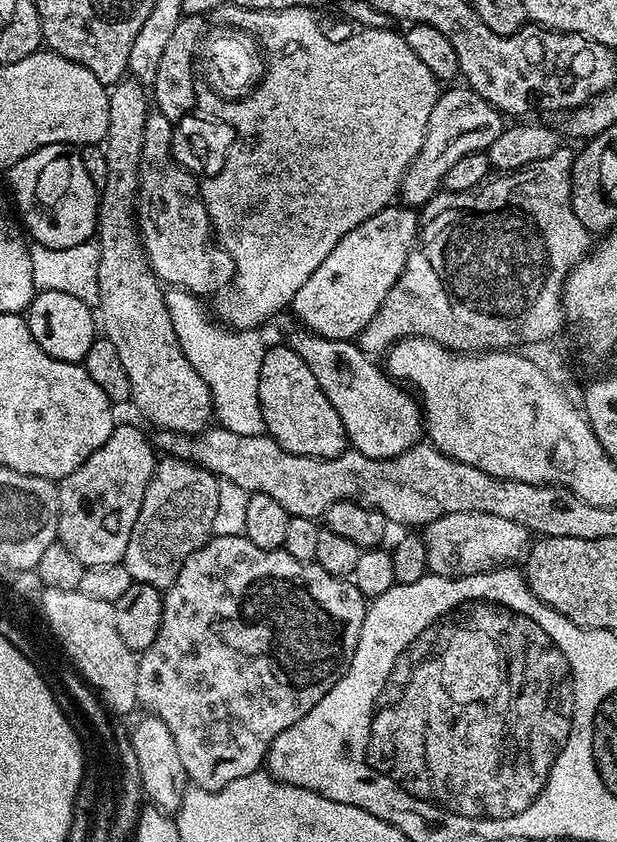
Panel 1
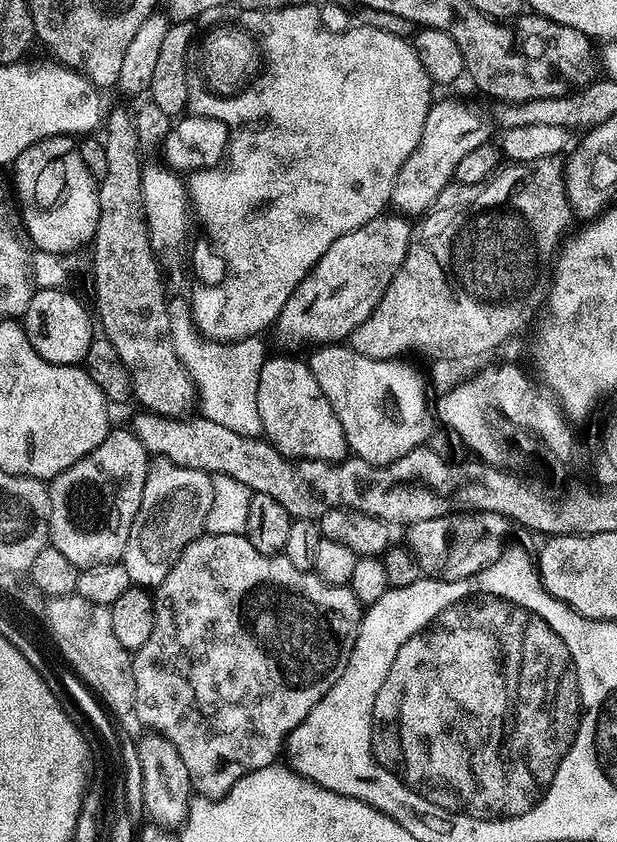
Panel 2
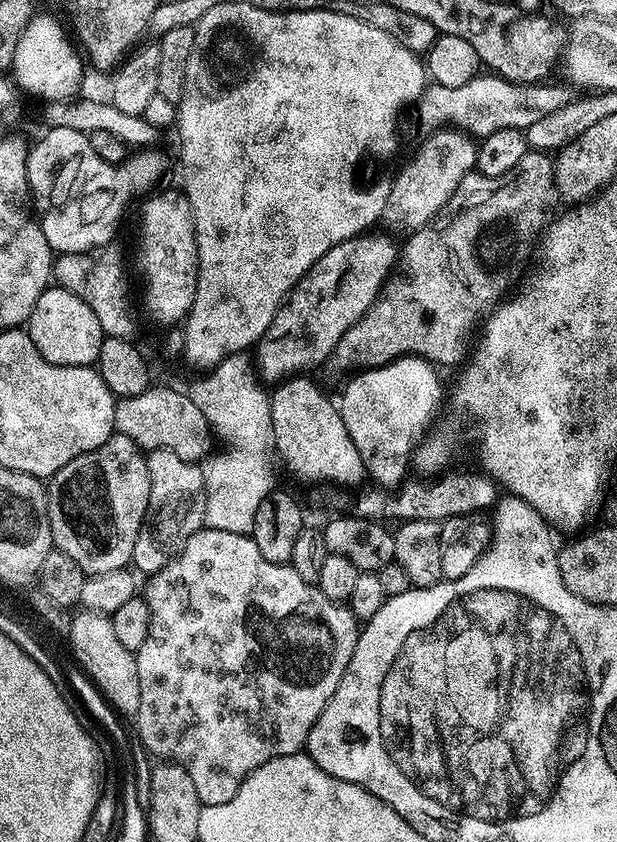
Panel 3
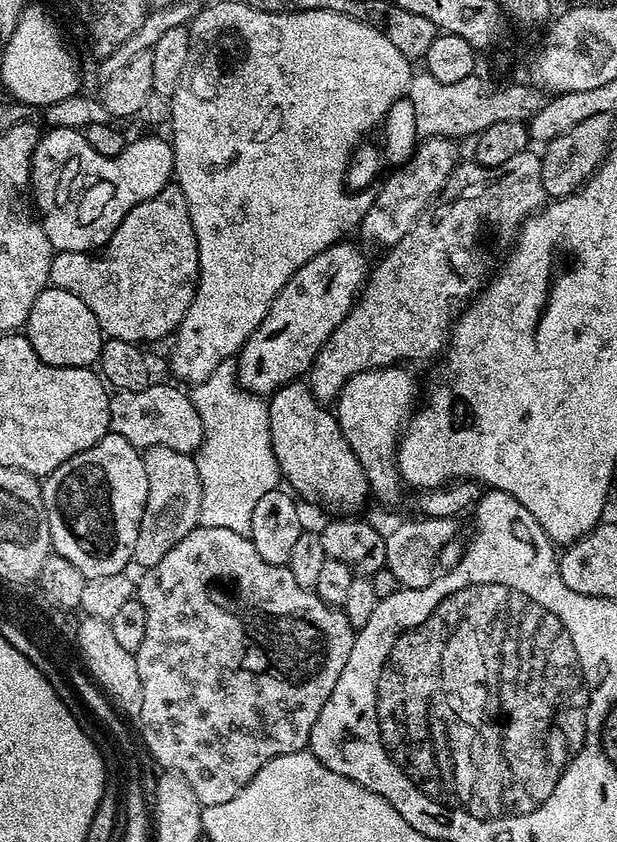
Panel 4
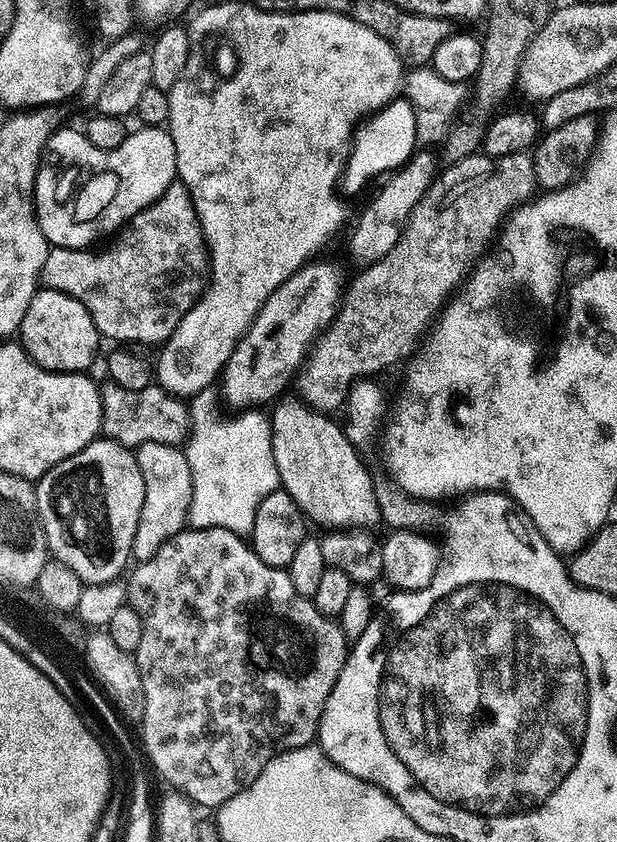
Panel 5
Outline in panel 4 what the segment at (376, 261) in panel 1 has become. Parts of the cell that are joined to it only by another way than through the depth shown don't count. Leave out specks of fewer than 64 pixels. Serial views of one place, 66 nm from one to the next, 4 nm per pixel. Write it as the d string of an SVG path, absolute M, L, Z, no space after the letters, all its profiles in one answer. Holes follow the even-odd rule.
M337 242L318 253L292 275L290 282L274 298L268 317L240 349L234 364L245 392L257 398L268 398L283 384L299 381L312 367L332 332L338 330L348 316L370 275L365 249L348 243Z

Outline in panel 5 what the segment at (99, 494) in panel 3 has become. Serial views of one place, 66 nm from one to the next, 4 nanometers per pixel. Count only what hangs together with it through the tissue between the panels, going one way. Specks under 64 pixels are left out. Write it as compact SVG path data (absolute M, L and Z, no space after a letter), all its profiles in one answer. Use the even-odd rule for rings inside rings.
M107 438L94 439L78 450L78 454L58 462L58 466L35 481L35 486L40 525L44 527L48 551L55 560L70 566L70 570L74 570L74 574L78 574L85 584L110 582L129 567L134 530L138 530L138 518L142 514L142 502L146 494L142 470L138 470L133 449Z

